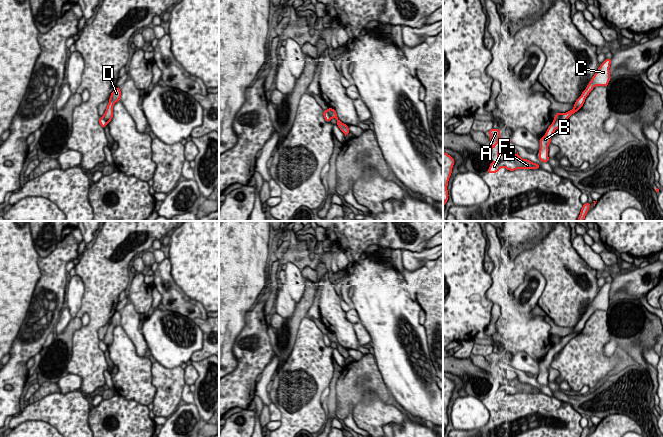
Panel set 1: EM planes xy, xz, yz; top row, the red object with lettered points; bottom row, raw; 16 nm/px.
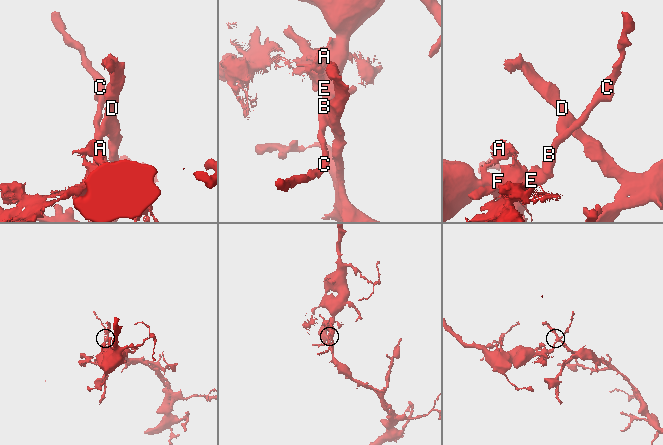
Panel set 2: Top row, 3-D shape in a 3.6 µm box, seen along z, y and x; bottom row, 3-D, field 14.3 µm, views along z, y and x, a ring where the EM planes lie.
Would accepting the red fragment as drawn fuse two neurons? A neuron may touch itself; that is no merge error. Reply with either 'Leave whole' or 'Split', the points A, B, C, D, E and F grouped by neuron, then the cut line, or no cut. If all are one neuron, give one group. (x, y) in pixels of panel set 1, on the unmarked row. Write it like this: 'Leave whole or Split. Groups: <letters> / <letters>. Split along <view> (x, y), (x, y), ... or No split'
Split. Groups: A B C E F / D. Split along xz (326, 334), (331, 341)

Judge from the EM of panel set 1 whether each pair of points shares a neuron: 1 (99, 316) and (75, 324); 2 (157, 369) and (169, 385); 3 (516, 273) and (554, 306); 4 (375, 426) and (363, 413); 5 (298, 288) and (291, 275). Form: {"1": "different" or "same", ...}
{"1": "different", "2": "same", "3": "same", "4": "same", "5": "same"}

